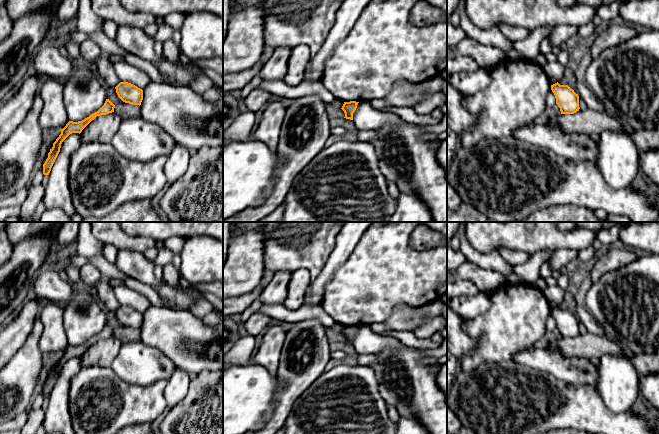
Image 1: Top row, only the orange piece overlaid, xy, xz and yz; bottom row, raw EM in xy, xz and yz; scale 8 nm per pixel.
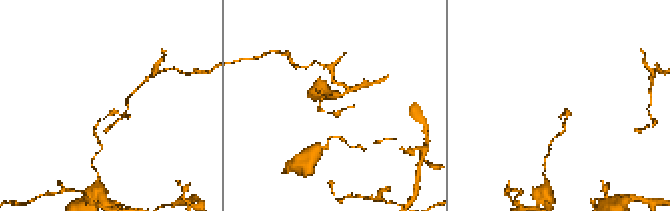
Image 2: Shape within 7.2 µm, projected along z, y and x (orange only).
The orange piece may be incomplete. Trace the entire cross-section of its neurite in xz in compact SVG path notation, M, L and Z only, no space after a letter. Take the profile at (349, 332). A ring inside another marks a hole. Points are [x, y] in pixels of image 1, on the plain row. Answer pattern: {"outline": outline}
{"outline": "M356 325L344 326L341 332L345 337L344 342L353 344L353 337L355 336L357 332L358 327L359 326L356 326Z"}

